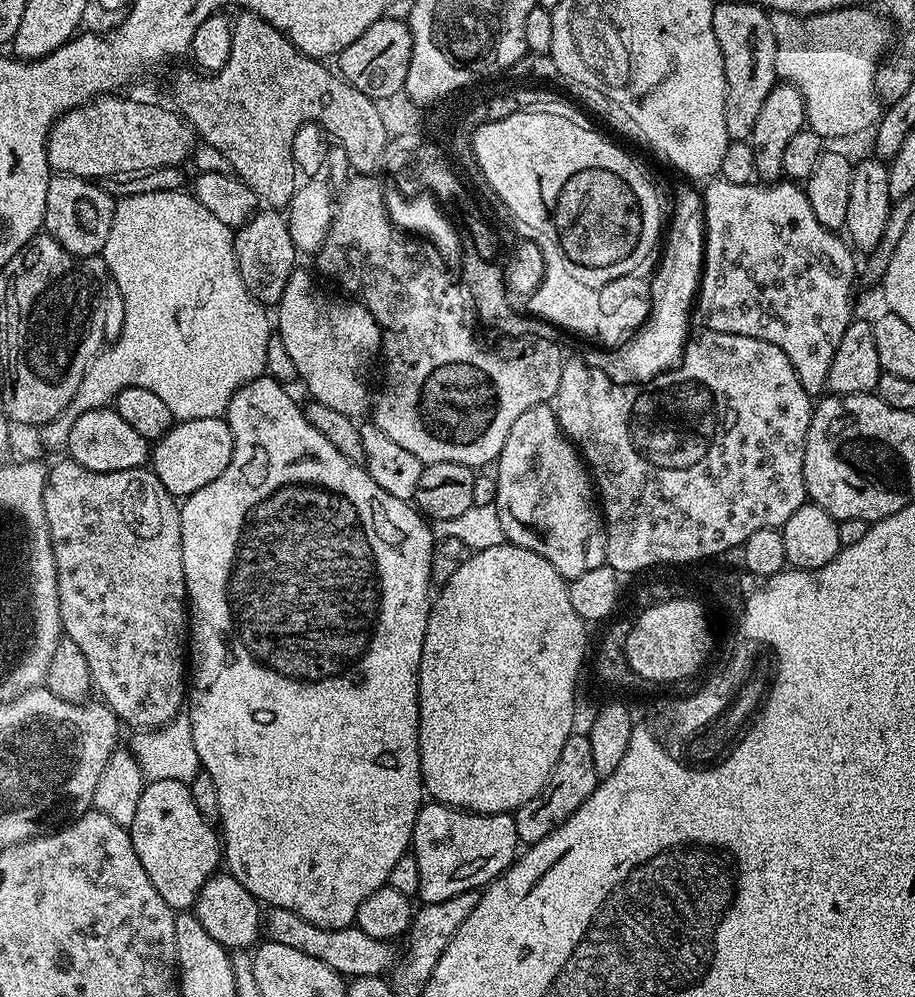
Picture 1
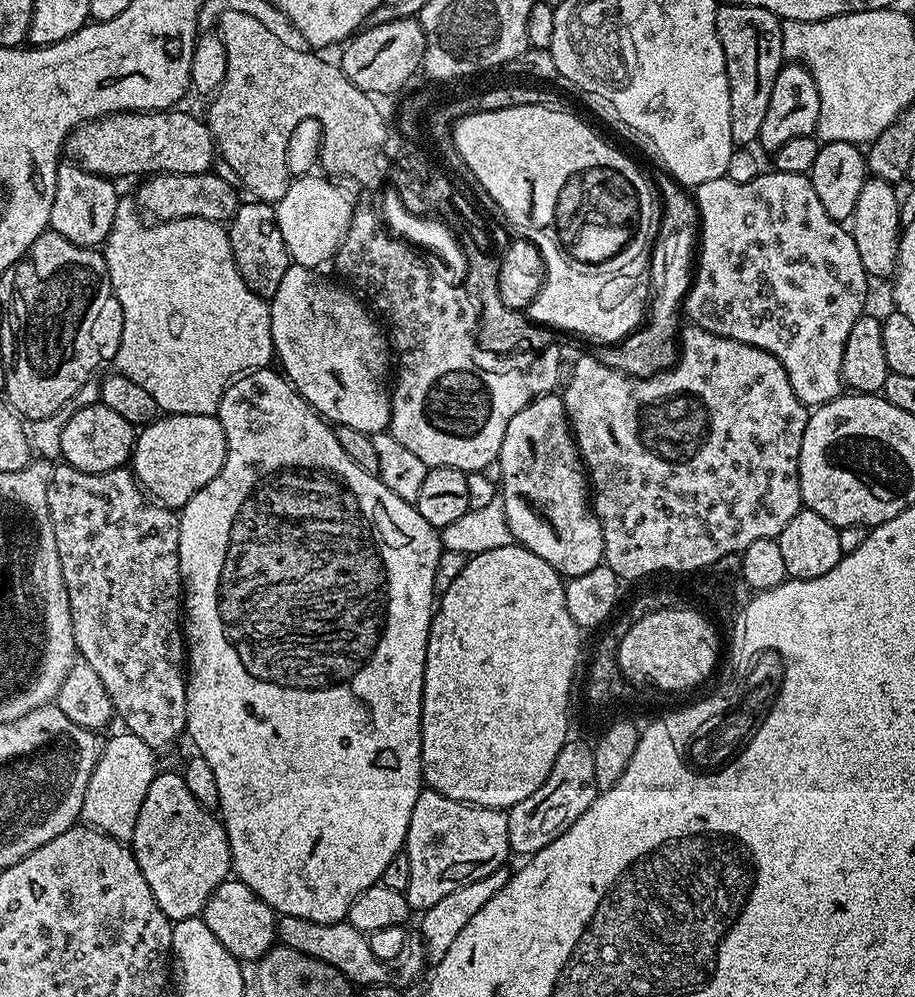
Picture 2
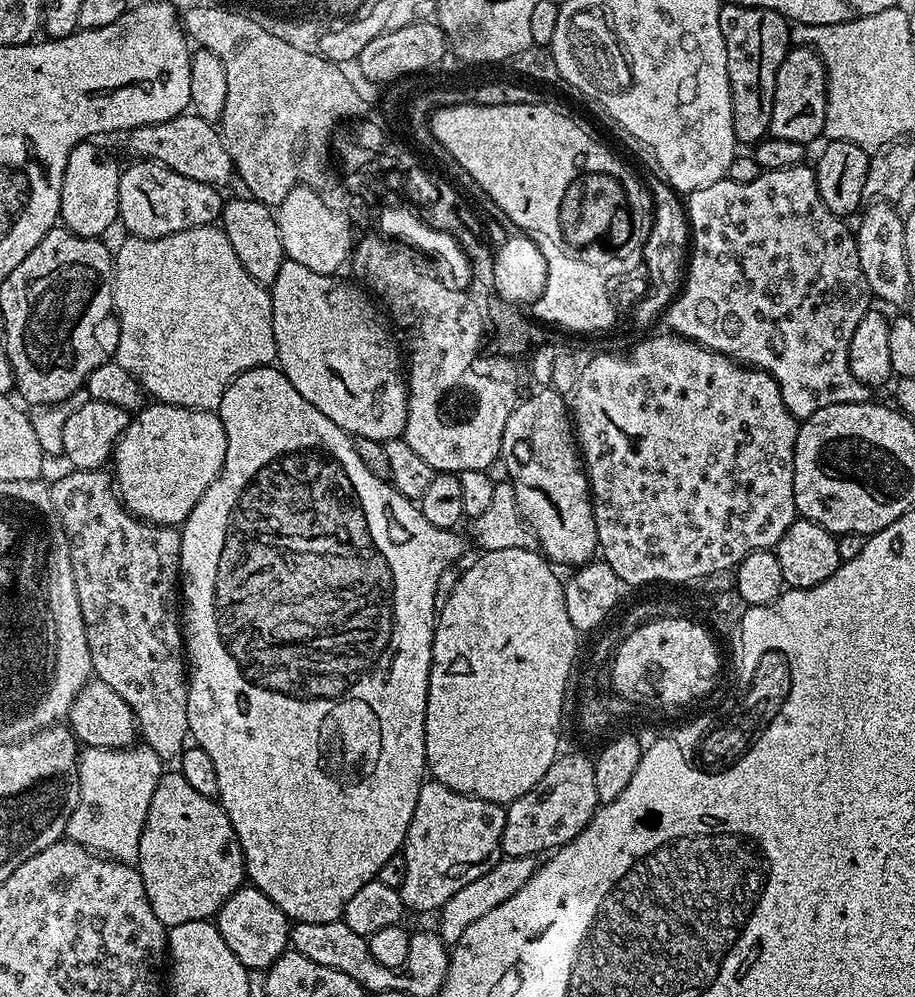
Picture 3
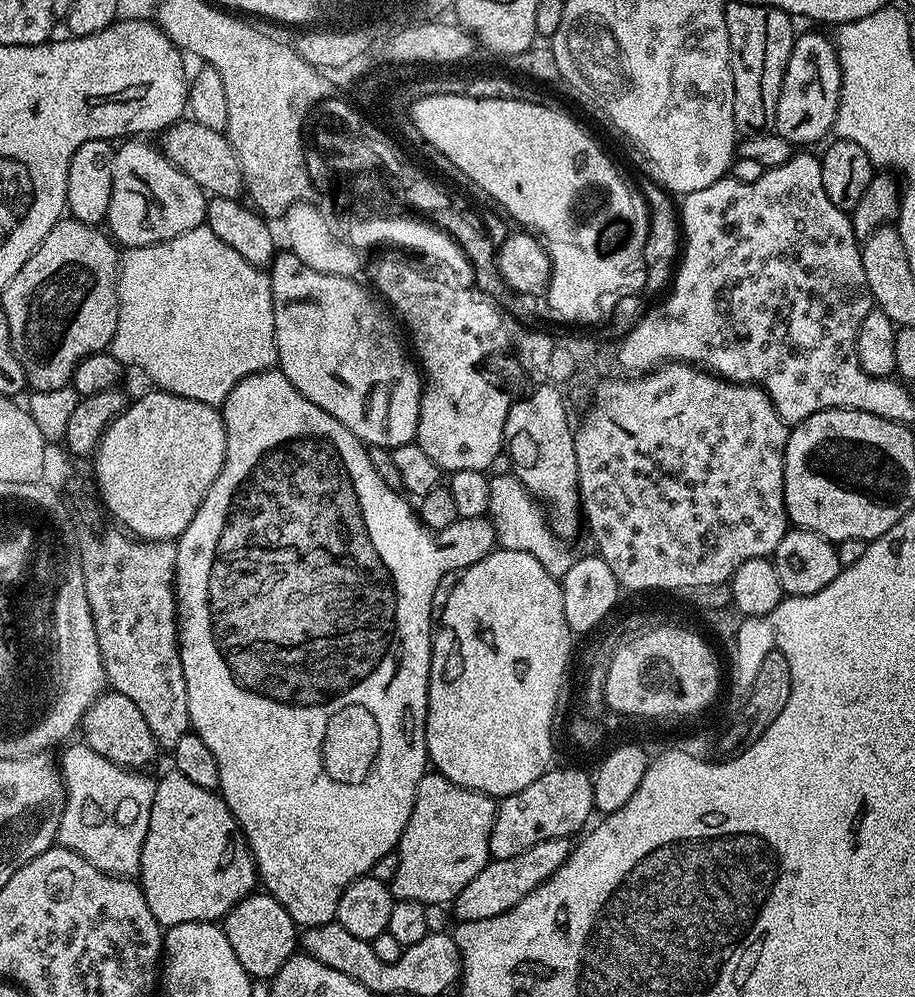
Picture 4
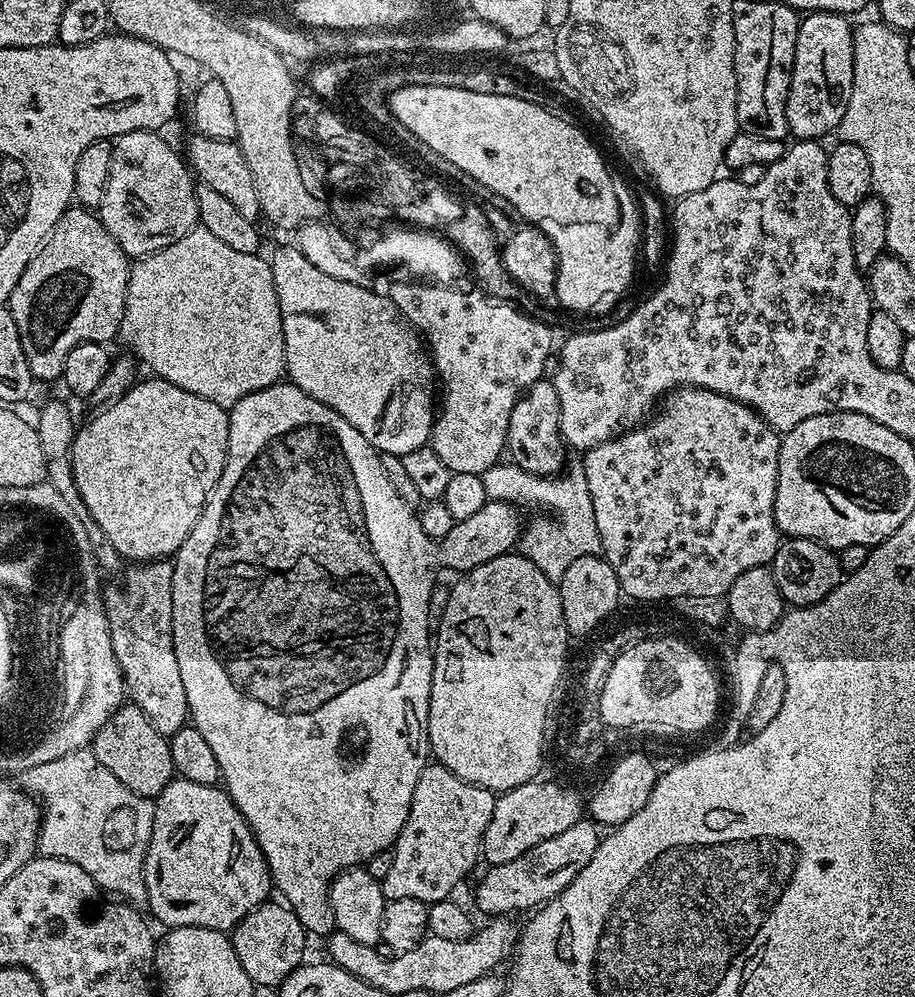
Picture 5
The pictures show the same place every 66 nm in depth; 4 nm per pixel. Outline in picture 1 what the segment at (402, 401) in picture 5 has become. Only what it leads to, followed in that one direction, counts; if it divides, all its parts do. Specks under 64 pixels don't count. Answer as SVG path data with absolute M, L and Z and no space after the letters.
M297 270L290 274L290 282L286 282L286 290L282 290L280 303L274 308L274 328L282 338L282 346L286 346L286 354L290 354L290 362L294 362L299 383L308 387L313 401L330 406L330 410L342 410L342 414L353 418L367 413L370 408L370 392L368 396L368 367L372 359L378 356L382 348L382 333L378 322L370 314L370 310L352 298L339 300L336 296L327 296L312 281L311 271Z

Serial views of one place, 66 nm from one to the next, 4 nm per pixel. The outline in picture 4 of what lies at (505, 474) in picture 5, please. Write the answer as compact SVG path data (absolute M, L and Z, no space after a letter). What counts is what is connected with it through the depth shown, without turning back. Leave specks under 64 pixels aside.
M515 474L507 475L493 475L490 479L488 516L496 527L496 539L499 547L522 550L526 554L538 558L538 562L542 562L542 566L548 568L550 575L563 578L568 567L572 565L573 553L570 554L566 549L560 548L564 546L556 533L552 531L552 525L549 524L540 501L524 489L524 484Z

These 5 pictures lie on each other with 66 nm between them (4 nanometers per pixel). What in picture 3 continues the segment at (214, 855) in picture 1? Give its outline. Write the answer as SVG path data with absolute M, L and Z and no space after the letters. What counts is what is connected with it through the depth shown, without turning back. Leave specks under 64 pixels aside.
M178 770L165 771L154 790L154 798L150 798L150 810L146 810L146 826L138 842L136 864L146 886L146 898L158 922L162 922L165 929L182 926L182 922L215 917L222 902L237 892L246 880L242 846L224 808L213 797L198 794L198 790L194 790L194 786L190 786L190 782L186 782Z

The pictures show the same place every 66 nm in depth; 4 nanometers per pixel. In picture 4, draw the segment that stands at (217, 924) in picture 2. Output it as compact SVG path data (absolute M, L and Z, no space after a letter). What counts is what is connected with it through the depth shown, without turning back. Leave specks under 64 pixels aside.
M253 894L232 907L222 921L222 927L230 946L234 946L234 954L238 954L238 962L247 970L248 975L257 980L271 981L273 976L286 966L286 962L298 952L298 925L290 918L287 910L267 894Z

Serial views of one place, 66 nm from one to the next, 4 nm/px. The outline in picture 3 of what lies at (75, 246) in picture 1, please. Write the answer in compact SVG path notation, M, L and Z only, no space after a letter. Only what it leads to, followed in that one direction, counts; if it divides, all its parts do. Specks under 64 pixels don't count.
M85 142L83 144L79 144L78 146L74 146L74 150L70 150L70 158L66 158L66 174L62 178L62 198L60 199L59 223L63 225L63 227L68 228L71 232L78 234L79 236L95 236L100 238L105 235L103 232L106 231L112 223L114 225L117 223L118 217L120 215L120 211L118 210L118 182L120 181L120 173L122 168L121 165L116 165L116 160L114 157L107 156L107 154L104 153L103 150L100 149L96 144L99 143Z

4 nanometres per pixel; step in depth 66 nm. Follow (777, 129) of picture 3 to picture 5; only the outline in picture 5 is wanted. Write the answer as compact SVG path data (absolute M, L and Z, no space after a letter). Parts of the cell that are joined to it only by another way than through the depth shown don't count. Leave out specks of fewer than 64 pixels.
M810 12L801 19L798 26L798 38L794 42L794 62L792 63L792 73L790 74L790 90L786 98L786 122L788 123L788 131L796 140L814 140L819 141L820 136L824 136L827 132L835 133L839 129L842 118L848 109L850 102L850 94L852 93L852 83L854 82L854 46L852 38L854 35L853 25L848 25L849 17L838 12Z

